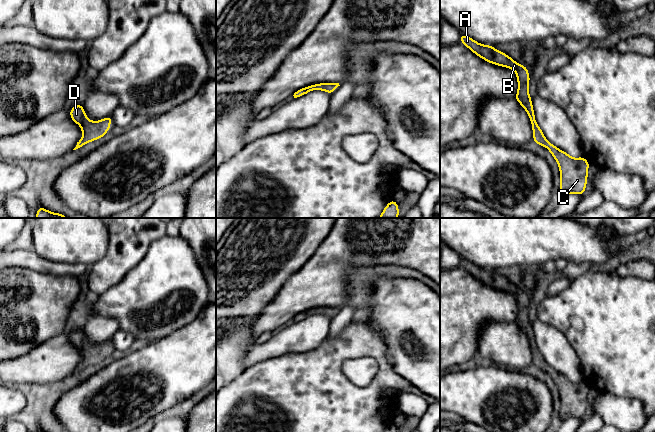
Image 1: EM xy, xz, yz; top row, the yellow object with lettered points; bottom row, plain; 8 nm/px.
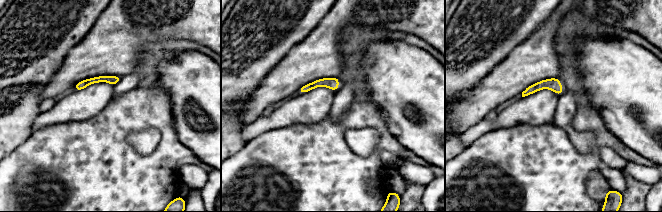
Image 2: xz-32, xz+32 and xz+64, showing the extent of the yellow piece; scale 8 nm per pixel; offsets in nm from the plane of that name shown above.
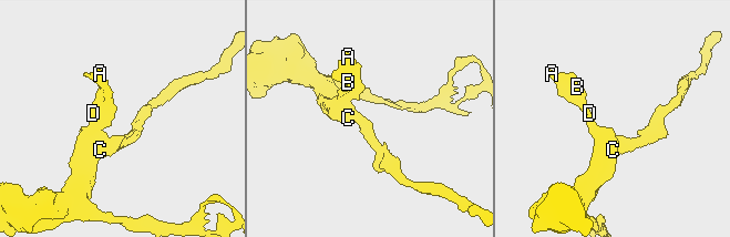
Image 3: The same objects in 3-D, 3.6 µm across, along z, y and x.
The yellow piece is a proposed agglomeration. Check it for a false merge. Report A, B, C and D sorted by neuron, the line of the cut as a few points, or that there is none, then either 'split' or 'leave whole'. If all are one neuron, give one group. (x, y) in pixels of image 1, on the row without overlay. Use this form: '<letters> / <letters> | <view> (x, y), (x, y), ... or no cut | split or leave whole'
A B C D | no cut | leave whole

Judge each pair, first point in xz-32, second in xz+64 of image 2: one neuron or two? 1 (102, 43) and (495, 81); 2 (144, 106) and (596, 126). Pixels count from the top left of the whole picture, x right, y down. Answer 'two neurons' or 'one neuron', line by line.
1: one neuron
2: one neuron

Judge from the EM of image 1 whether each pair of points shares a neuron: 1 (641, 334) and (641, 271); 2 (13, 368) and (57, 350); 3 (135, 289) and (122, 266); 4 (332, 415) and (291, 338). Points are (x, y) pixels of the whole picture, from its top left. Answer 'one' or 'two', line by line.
1: two
2: one
3: two
4: two

